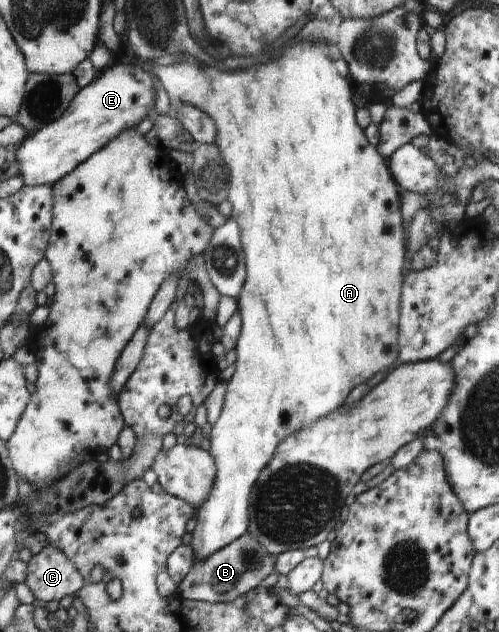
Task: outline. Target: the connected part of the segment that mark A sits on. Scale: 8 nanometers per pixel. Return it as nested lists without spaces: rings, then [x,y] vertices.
[[[313,39],[313,41],[299,41],[292,43],[277,59],[273,61],[267,61],[267,63],[261,63],[261,65],[255,65],[255,67],[249,67],[249,69],[243,69],[243,71],[219,71],[215,69],[216,64],[211,63],[209,60],[205,60],[202,64],[198,64],[193,57],[181,56],[175,63],[163,67],[155,67],[153,73],[157,76],[157,79],[161,82],[161,85],[165,88],[165,91],[169,95],[170,99],[170,113],[175,111],[177,104],[189,104],[195,107],[198,107],[201,111],[207,113],[211,116],[211,119],[215,122],[216,125],[216,140],[214,141],[215,145],[219,148],[221,157],[225,159],[227,167],[229,167],[229,197],[226,197],[233,207],[231,211],[231,219],[237,219],[239,227],[241,227],[241,243],[243,246],[243,253],[245,256],[244,262],[246,267],[246,278],[239,292],[239,295],[236,299],[237,311],[240,313],[242,319],[241,331],[238,337],[238,341],[235,344],[235,353],[236,353],[236,366],[235,372],[228,380],[227,391],[225,394],[224,403],[221,409],[221,414],[215,423],[212,425],[211,434],[208,439],[210,441],[210,450],[209,453],[214,459],[214,464],[216,465],[216,474],[214,479],[214,486],[211,486],[210,493],[207,494],[207,497],[203,500],[203,503],[196,509],[196,518],[197,522],[195,528],[191,532],[191,549],[194,553],[195,561],[203,561],[208,557],[211,557],[217,550],[224,548],[226,545],[229,545],[231,542],[234,542],[235,539],[241,537],[247,531],[249,516],[248,516],[248,503],[250,497],[251,488],[254,486],[255,480],[258,478],[259,472],[267,465],[269,459],[272,458],[275,448],[278,447],[278,443],[282,442],[283,438],[286,438],[288,435],[294,434],[294,431],[298,431],[299,428],[310,426],[313,422],[318,421],[319,418],[325,418],[327,414],[330,414],[330,411],[337,410],[339,406],[343,405],[345,398],[348,393],[351,393],[352,389],[355,389],[357,385],[365,383],[367,379],[373,377],[374,373],[380,371],[389,371],[393,370],[396,367],[396,359],[398,357],[398,338],[395,335],[395,331],[398,331],[398,321],[400,318],[400,305],[399,299],[402,292],[402,283],[404,280],[403,277],[403,266],[407,265],[405,261],[405,252],[407,251],[406,241],[404,240],[404,229],[402,228],[402,215],[400,212],[400,194],[401,189],[397,185],[396,181],[391,175],[390,169],[388,168],[387,160],[374,148],[369,141],[367,141],[364,130],[359,127],[359,124],[356,120],[356,111],[357,108],[351,101],[352,91],[351,91],[351,80],[340,76],[335,68],[335,60],[330,56],[329,46],[319,39]]]

